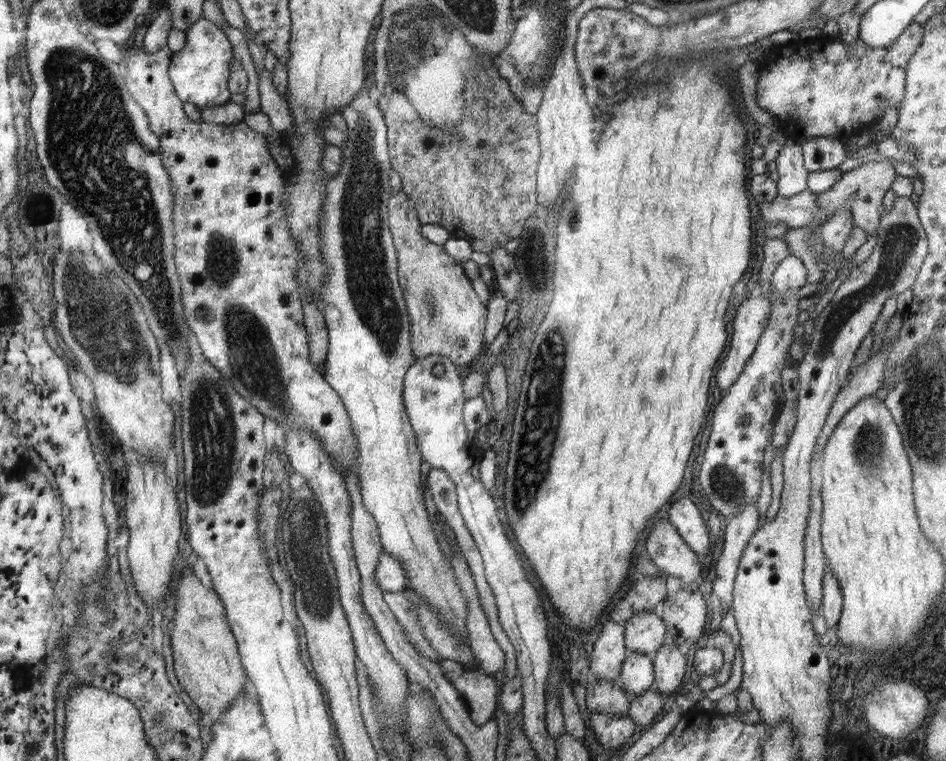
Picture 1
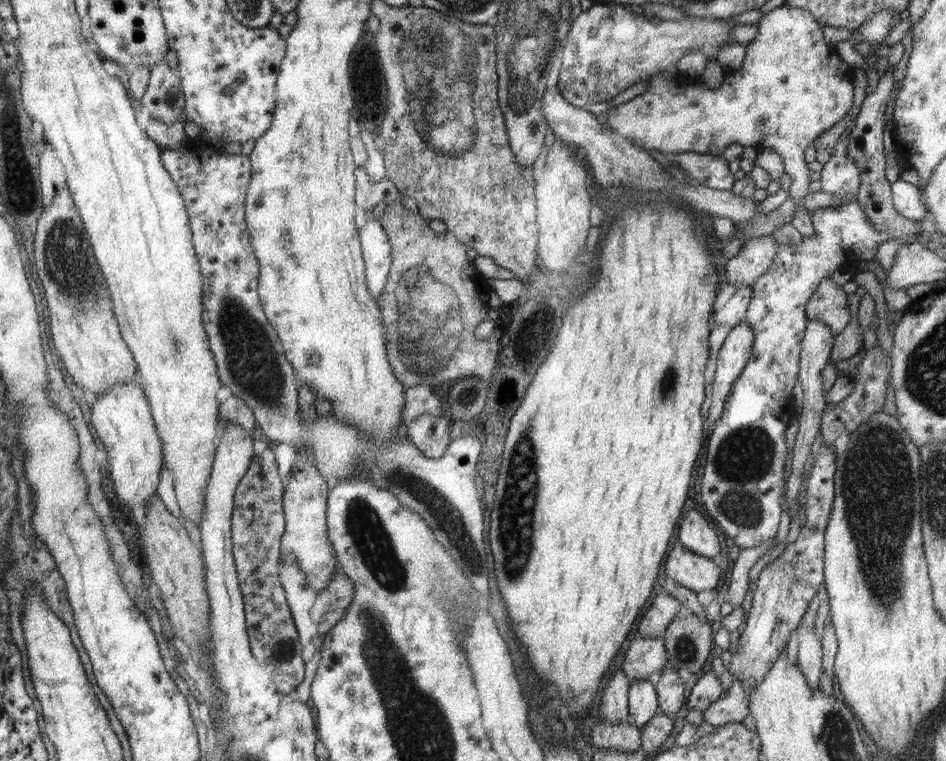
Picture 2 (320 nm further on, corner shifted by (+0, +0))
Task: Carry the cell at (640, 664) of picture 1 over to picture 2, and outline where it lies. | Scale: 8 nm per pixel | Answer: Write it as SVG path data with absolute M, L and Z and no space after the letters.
M648 679L632 682L629 688L629 716L630 722L642 728L647 726L658 712L658 701L656 700L654 684Z

